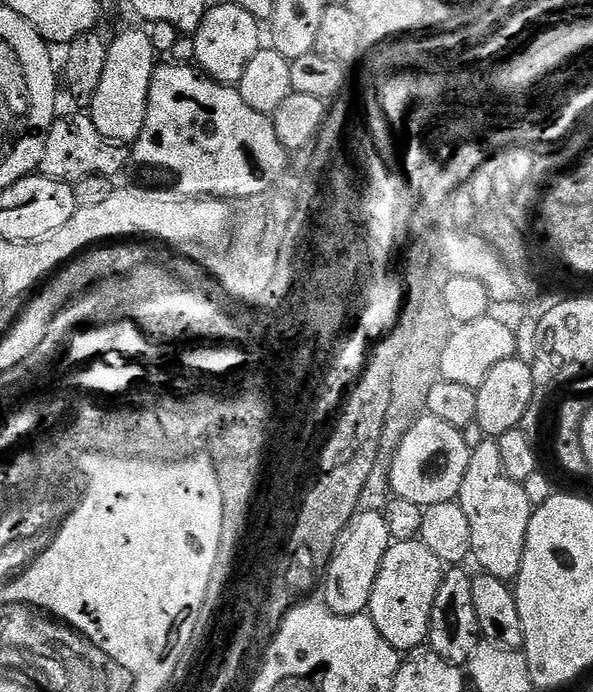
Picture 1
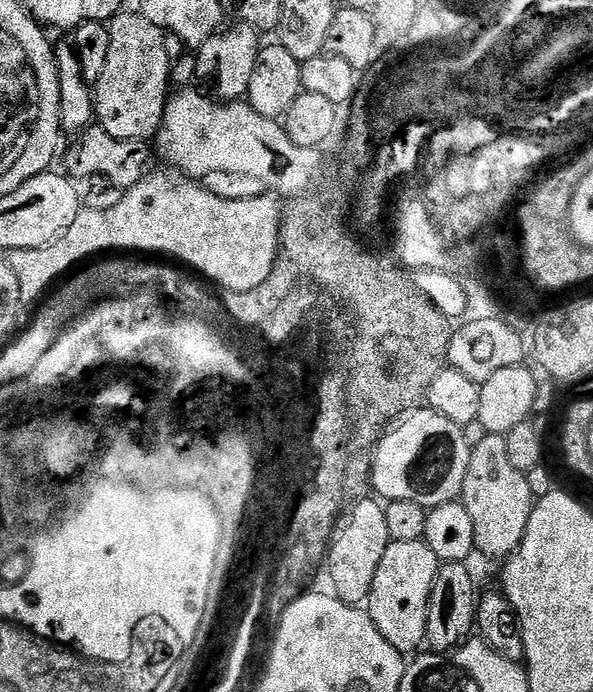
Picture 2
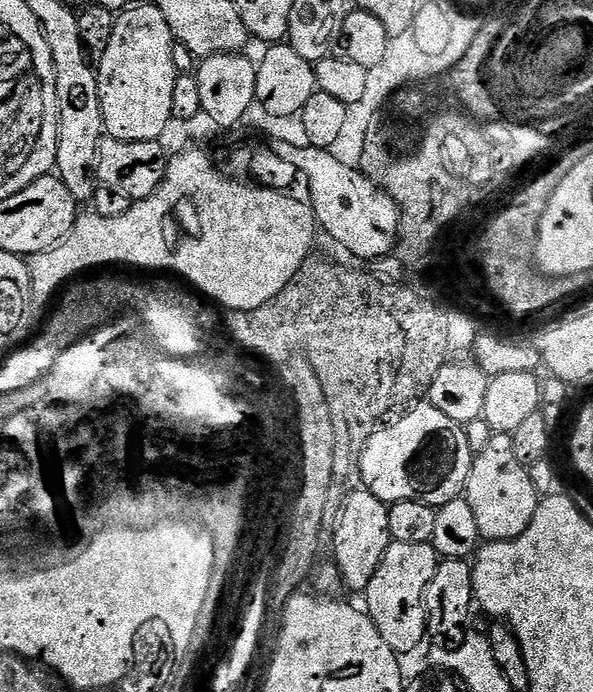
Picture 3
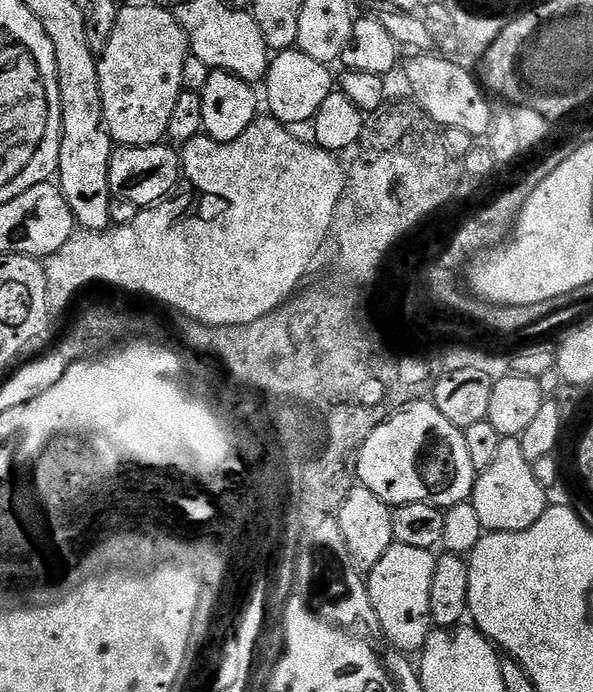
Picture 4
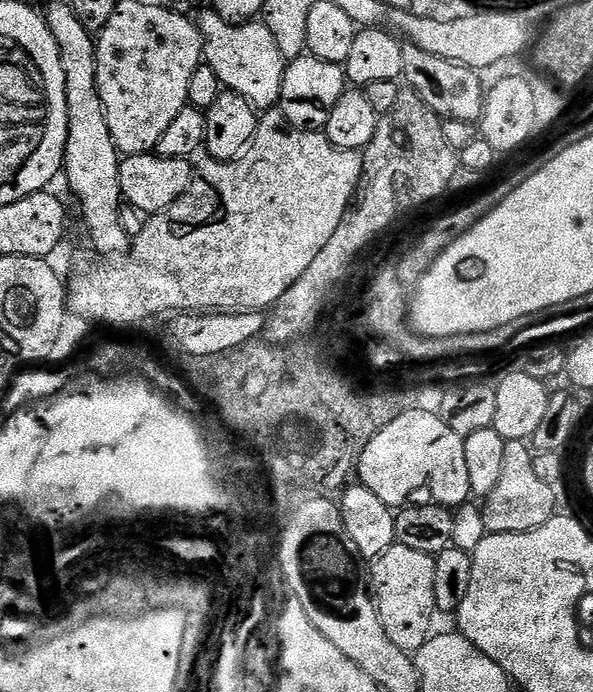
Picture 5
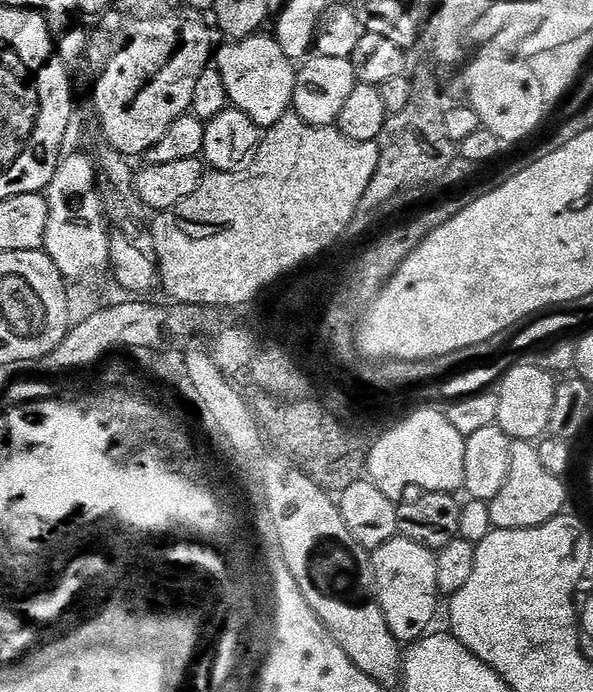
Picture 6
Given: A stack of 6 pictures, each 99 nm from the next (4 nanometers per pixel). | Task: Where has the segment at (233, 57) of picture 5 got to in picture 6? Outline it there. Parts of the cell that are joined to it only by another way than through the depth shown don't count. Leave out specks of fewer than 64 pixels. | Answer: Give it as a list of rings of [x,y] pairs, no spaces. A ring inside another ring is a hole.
[[[264,35],[224,42],[214,52],[214,67],[222,74],[229,105],[242,110],[242,114],[261,130],[272,128],[292,108],[298,71],[294,61],[282,54],[282,46],[278,46],[275,35]]]

